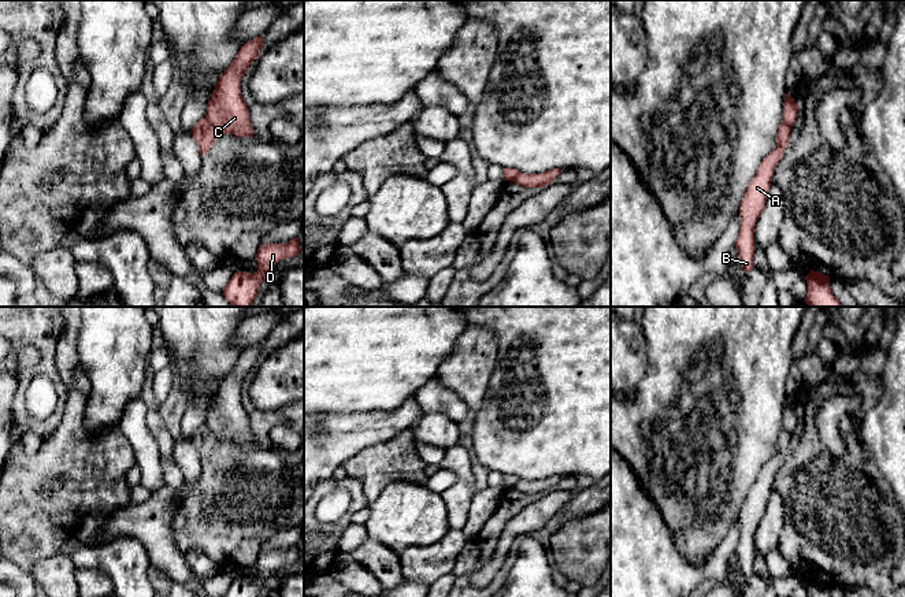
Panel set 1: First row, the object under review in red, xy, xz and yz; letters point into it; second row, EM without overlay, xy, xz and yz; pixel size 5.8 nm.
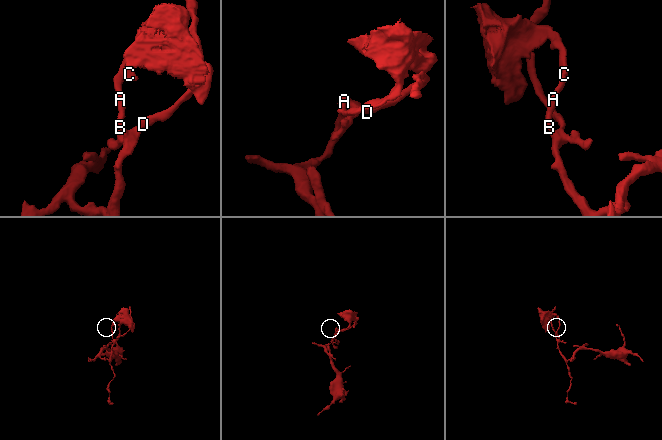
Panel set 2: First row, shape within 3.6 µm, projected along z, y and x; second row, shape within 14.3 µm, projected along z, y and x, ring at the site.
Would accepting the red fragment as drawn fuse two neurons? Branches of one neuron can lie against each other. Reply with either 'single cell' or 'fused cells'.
fused cells

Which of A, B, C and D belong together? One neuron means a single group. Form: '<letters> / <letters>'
A B D / C

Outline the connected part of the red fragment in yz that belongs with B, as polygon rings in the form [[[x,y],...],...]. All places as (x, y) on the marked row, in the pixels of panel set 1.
[[[782,120],[778,134],[775,149],[761,162],[757,174],[750,181],[739,207],[741,229],[735,246],[741,259],[742,268],[749,272],[754,268],[754,227],[759,216],[761,215],[767,194],[772,182],[774,171],[782,159],[786,147],[790,141],[791,127]]]

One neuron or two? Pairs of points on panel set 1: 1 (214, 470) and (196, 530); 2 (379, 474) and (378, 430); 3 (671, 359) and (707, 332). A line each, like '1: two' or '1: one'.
1: one
2: two
3: one

